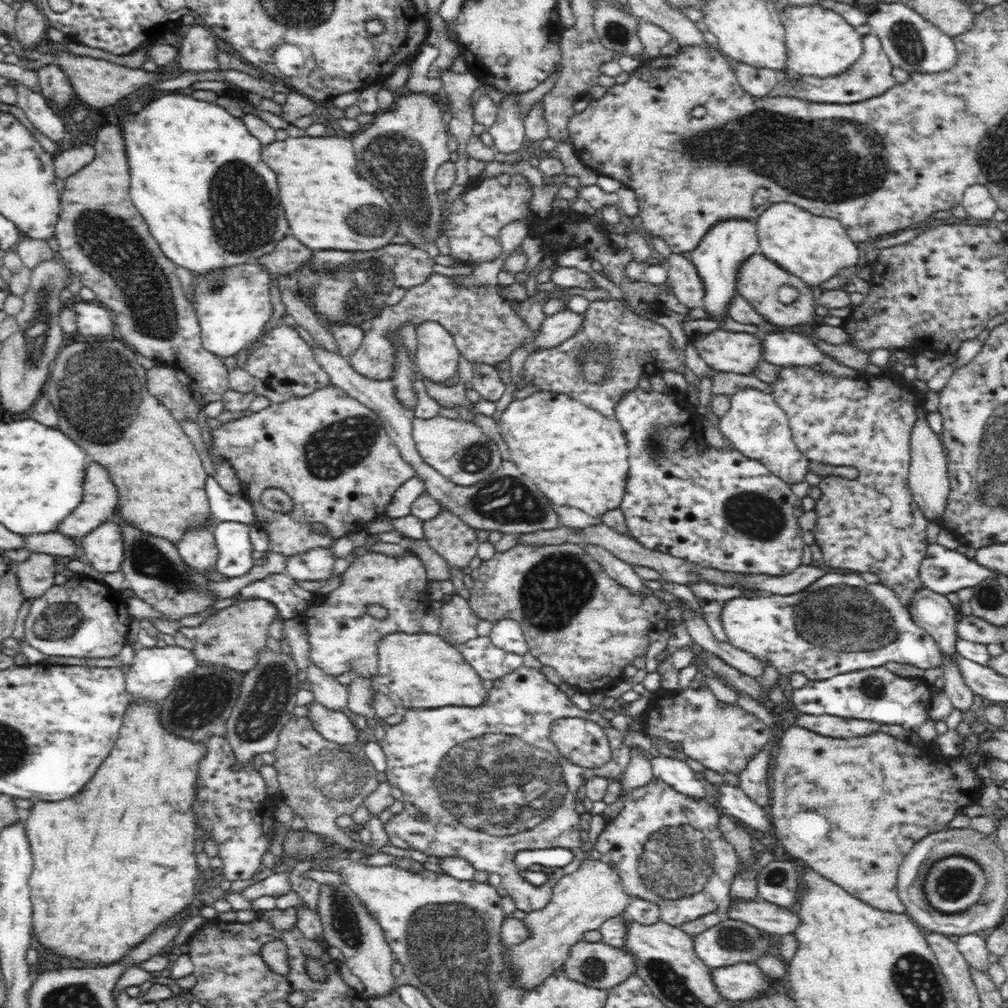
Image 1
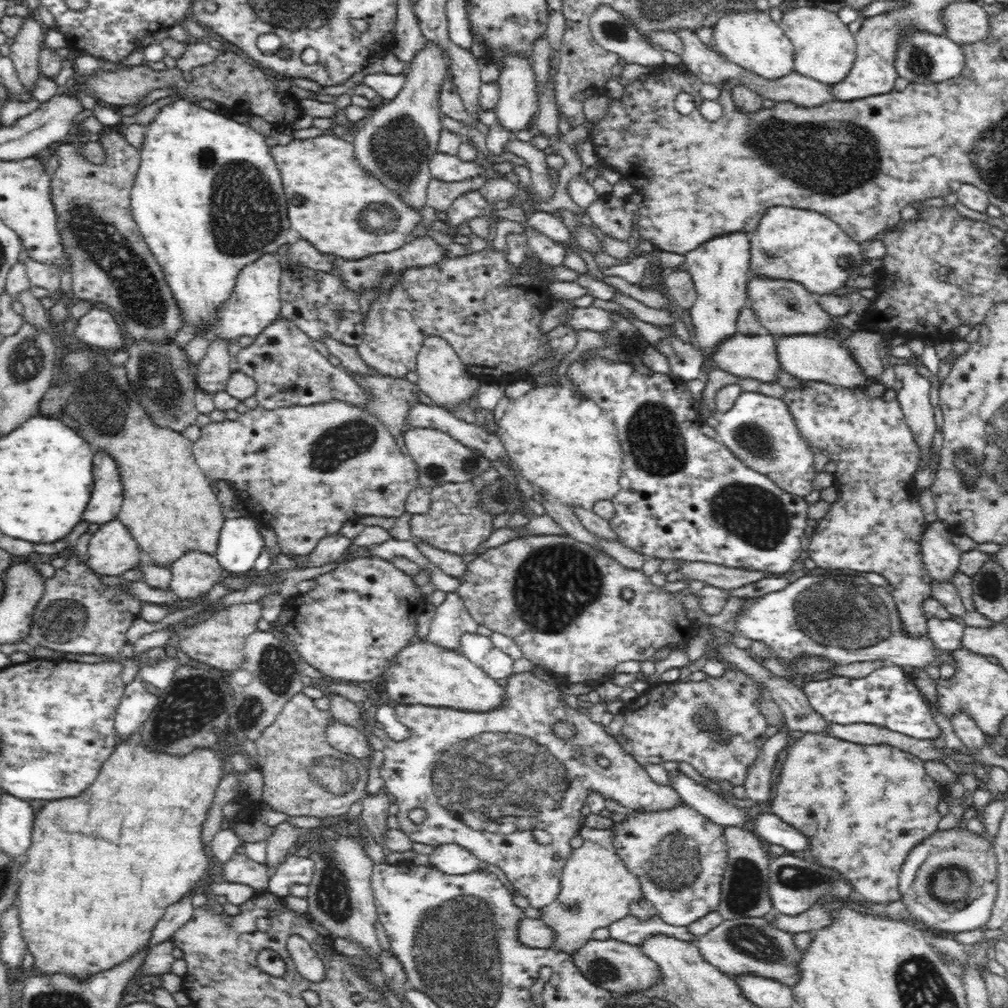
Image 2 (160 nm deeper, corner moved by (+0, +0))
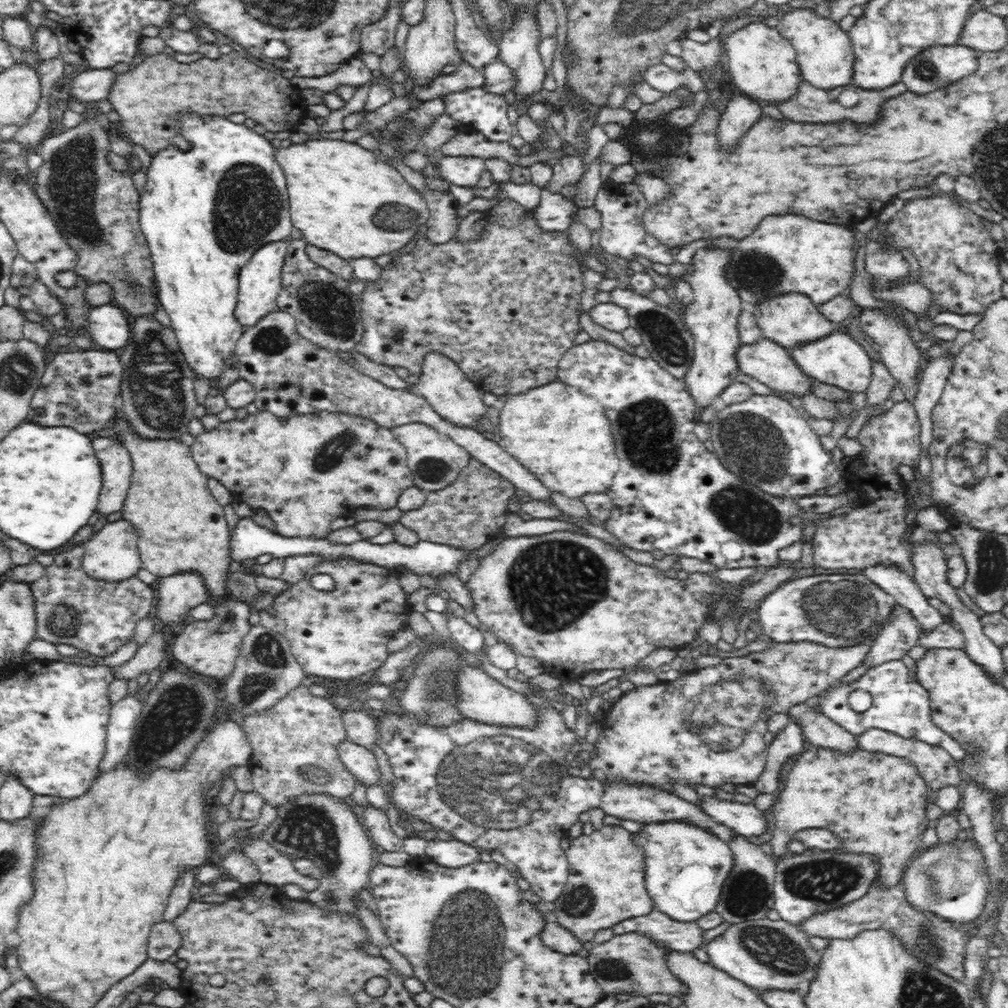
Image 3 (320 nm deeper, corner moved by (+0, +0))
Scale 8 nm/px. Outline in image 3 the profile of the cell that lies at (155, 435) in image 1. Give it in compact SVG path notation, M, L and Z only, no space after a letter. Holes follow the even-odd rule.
M120 415L119 420L112 422L109 432L111 436L116 436L130 453L131 461L133 462L133 473L131 474L131 485L122 507L122 519L130 522L135 527L135 532L138 538L138 549L142 560L143 569L152 572L157 577L169 577L175 574L182 573L196 573L203 578L204 585L207 587L209 599L218 599L219 597L227 596L226 580L228 573L235 567L231 559L231 530L225 518L223 506L220 505L210 493L210 489L206 486L208 484L208 476L204 474L194 460L191 448L182 443L180 439L145 439L139 436L132 427L128 424L128 420Z

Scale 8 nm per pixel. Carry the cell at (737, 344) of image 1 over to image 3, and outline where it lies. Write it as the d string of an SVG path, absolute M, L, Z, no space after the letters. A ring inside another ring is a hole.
M762 339L751 345L740 345L735 358L742 373L756 378L774 390L788 392L796 396L814 394L812 390L814 378L808 377L803 369L796 364L794 356L791 356L791 351L780 346L777 342Z

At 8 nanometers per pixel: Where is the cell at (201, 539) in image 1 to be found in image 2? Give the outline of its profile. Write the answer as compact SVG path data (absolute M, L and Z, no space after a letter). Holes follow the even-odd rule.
M188 552L171 566L169 591L177 601L197 601L226 575L215 556Z

